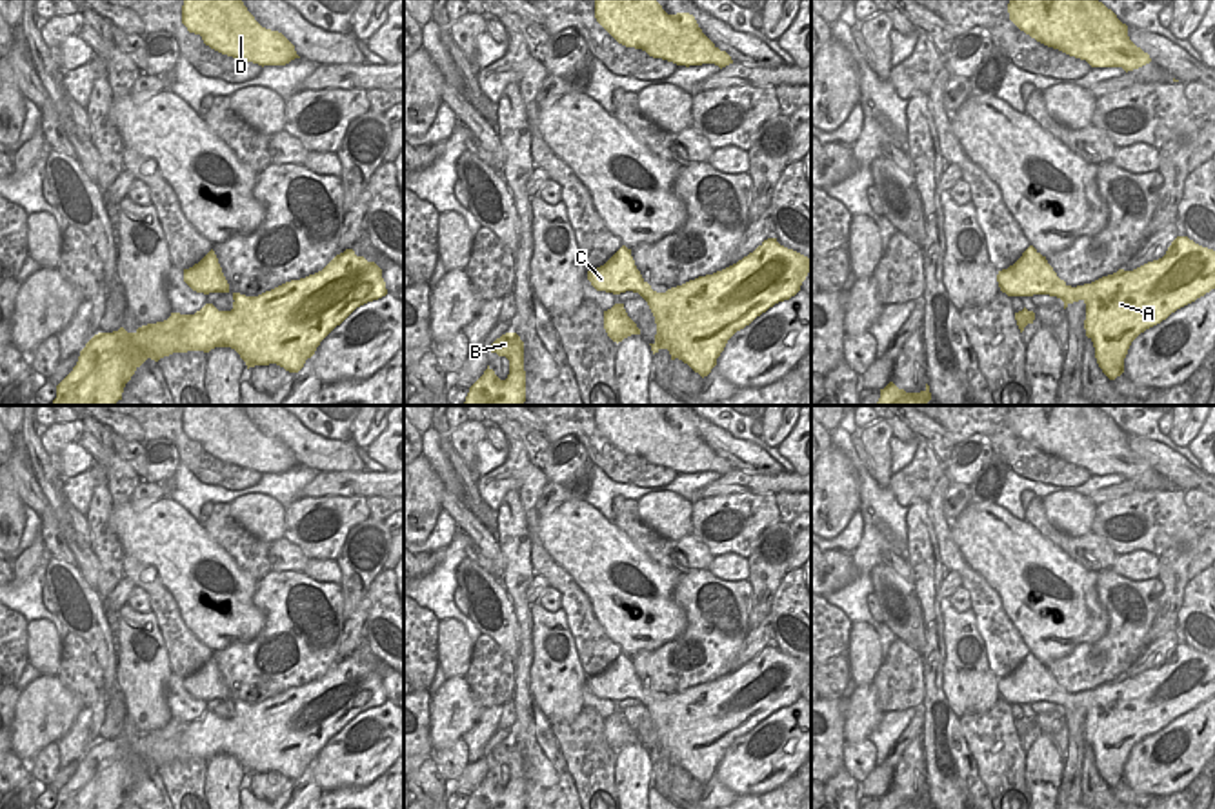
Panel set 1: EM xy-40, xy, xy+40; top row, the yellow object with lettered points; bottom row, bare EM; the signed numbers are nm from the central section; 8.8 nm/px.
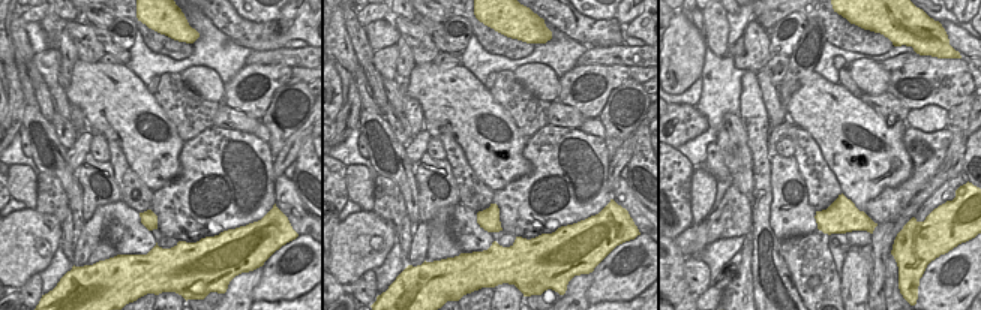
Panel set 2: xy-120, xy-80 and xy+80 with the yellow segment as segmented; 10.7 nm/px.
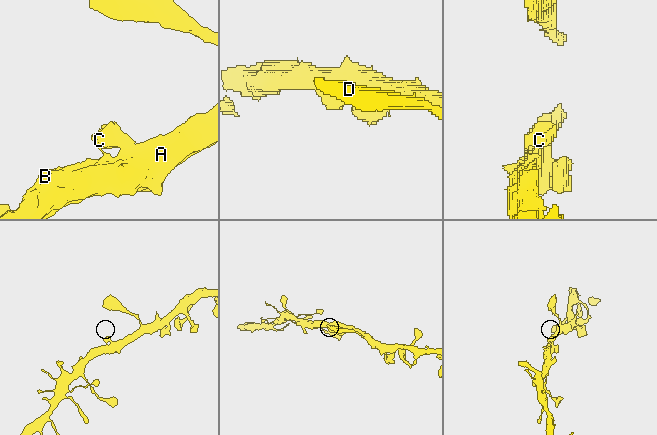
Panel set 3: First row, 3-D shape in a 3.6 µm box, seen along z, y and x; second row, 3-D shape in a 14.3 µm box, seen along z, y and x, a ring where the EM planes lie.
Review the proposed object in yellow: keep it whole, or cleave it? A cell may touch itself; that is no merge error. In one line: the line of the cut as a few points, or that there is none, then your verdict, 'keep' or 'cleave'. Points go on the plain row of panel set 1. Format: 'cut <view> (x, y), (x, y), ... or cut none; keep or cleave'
cut none; keep

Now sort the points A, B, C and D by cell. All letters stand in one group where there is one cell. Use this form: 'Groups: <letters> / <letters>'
Groups: A B C D.

